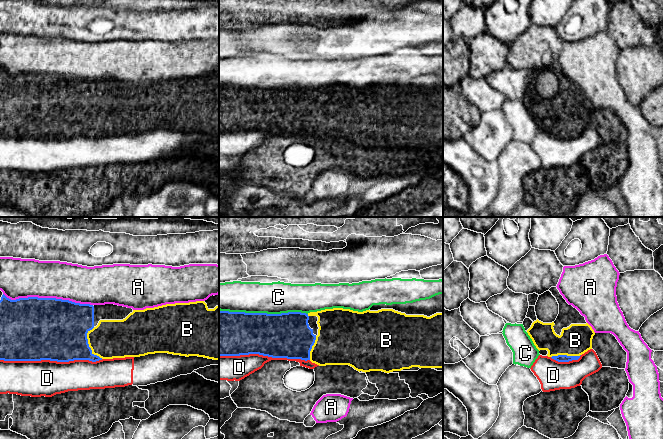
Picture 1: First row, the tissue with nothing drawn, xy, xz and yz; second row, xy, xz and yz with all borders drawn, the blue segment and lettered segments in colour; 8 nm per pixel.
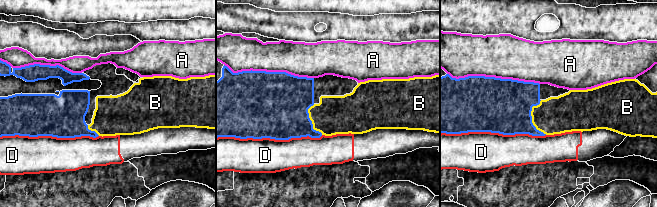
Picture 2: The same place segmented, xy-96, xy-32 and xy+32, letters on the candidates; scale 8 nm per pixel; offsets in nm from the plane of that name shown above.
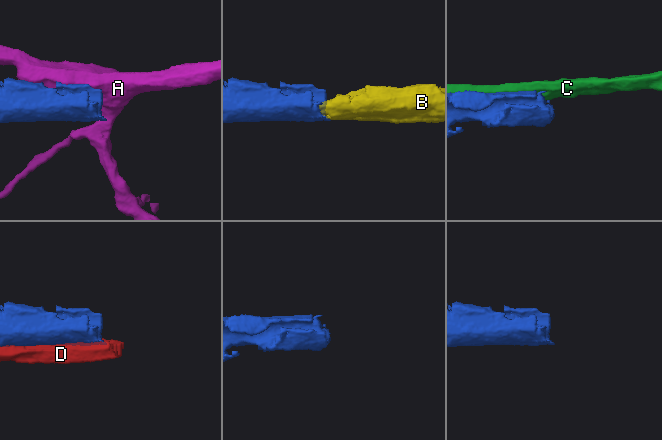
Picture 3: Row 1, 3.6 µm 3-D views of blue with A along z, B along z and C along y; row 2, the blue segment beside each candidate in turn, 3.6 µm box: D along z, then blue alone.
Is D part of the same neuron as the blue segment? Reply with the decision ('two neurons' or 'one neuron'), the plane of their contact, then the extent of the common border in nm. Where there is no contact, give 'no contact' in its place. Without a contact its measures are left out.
two neurons; contact in xy; length 800 nm

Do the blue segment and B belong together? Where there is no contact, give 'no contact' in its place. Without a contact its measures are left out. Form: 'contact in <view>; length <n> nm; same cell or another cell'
contact in xy; length 260 nm; same cell

